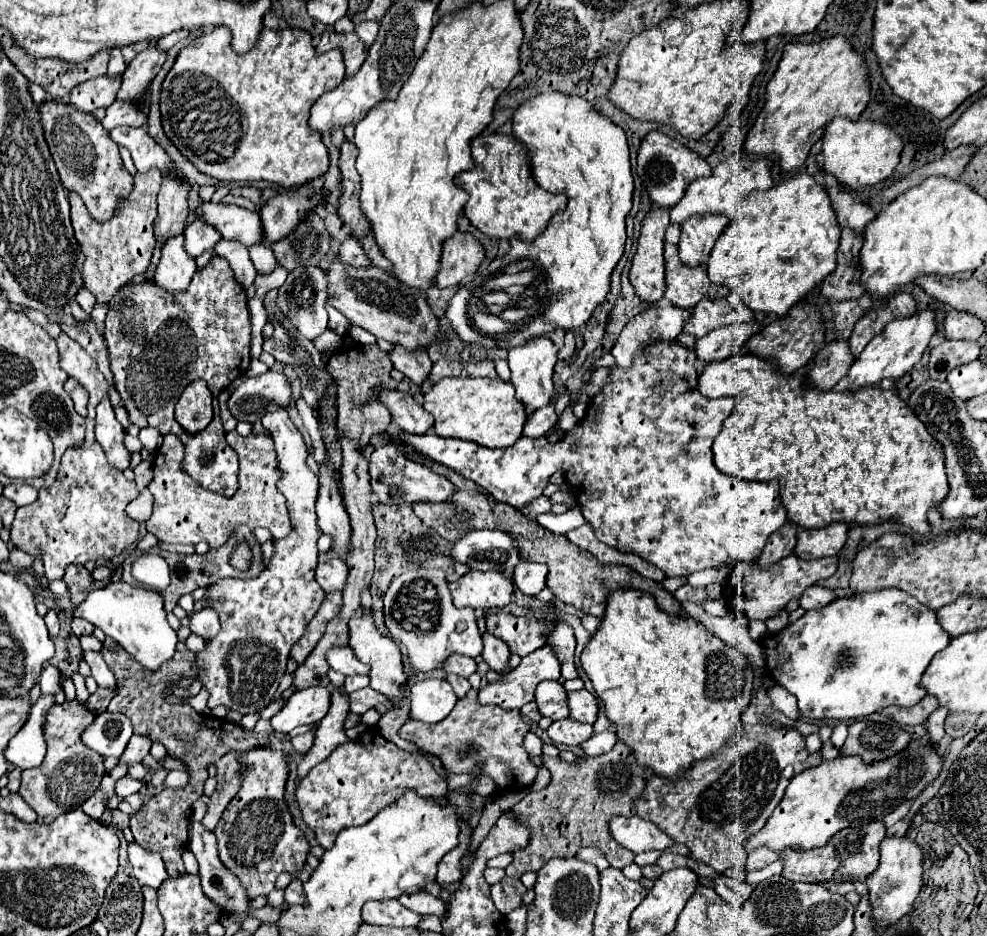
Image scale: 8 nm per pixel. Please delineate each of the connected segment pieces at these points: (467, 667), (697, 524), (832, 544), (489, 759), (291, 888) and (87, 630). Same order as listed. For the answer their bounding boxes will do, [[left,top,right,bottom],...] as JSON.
[[442,653,476,677],[396,339,786,577],[794,523,848,559],[400,689,538,797],[286,879,304,905],[72,619,94,637]]

